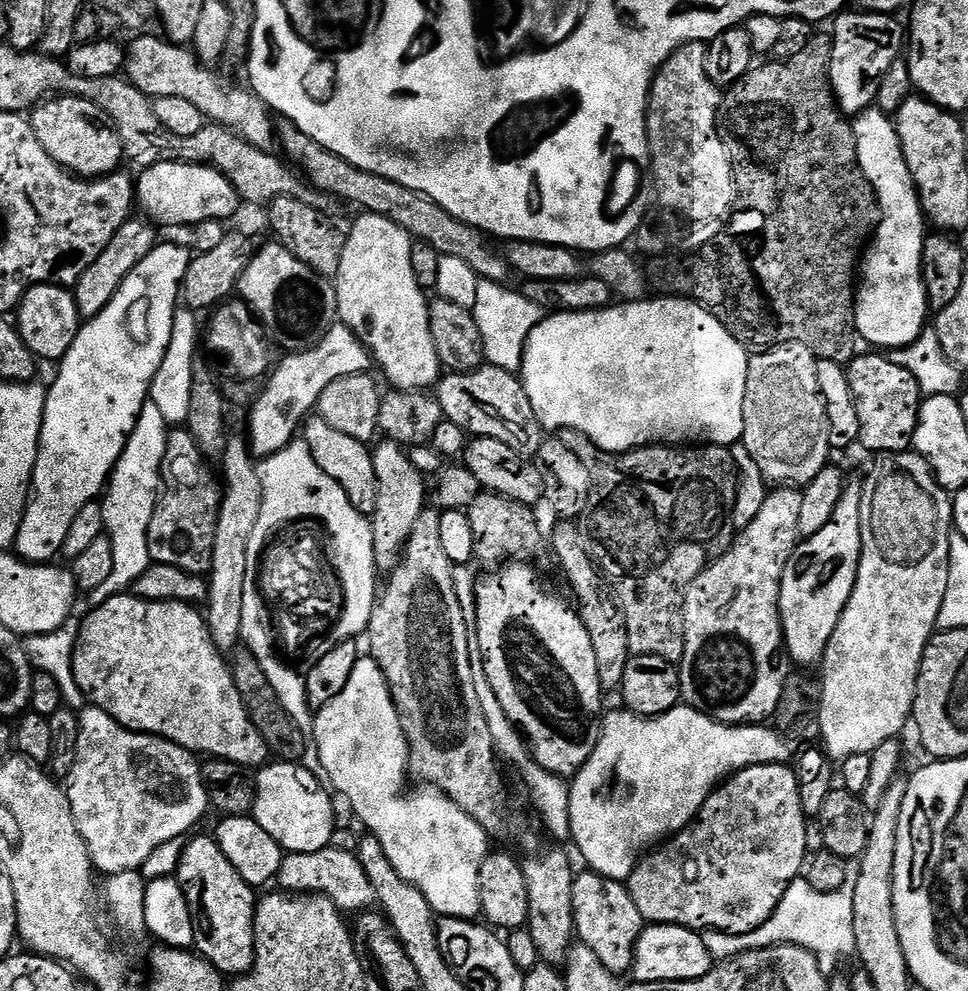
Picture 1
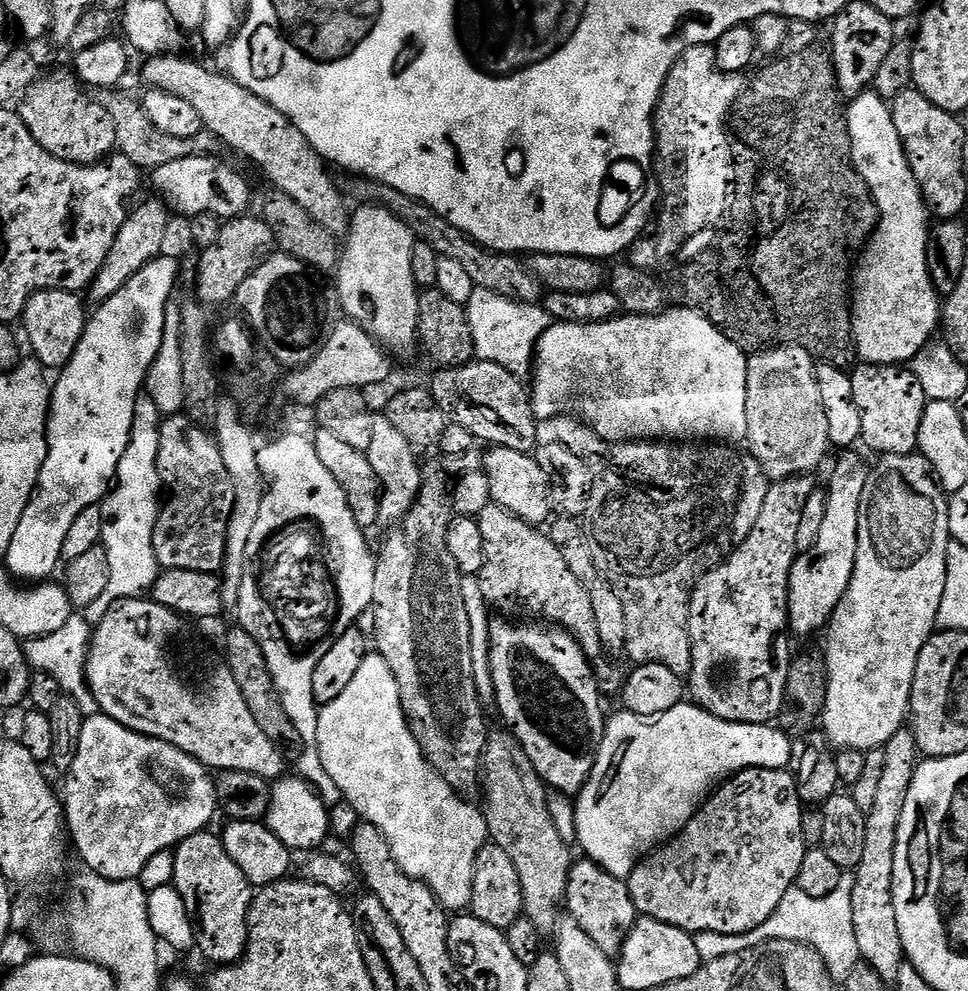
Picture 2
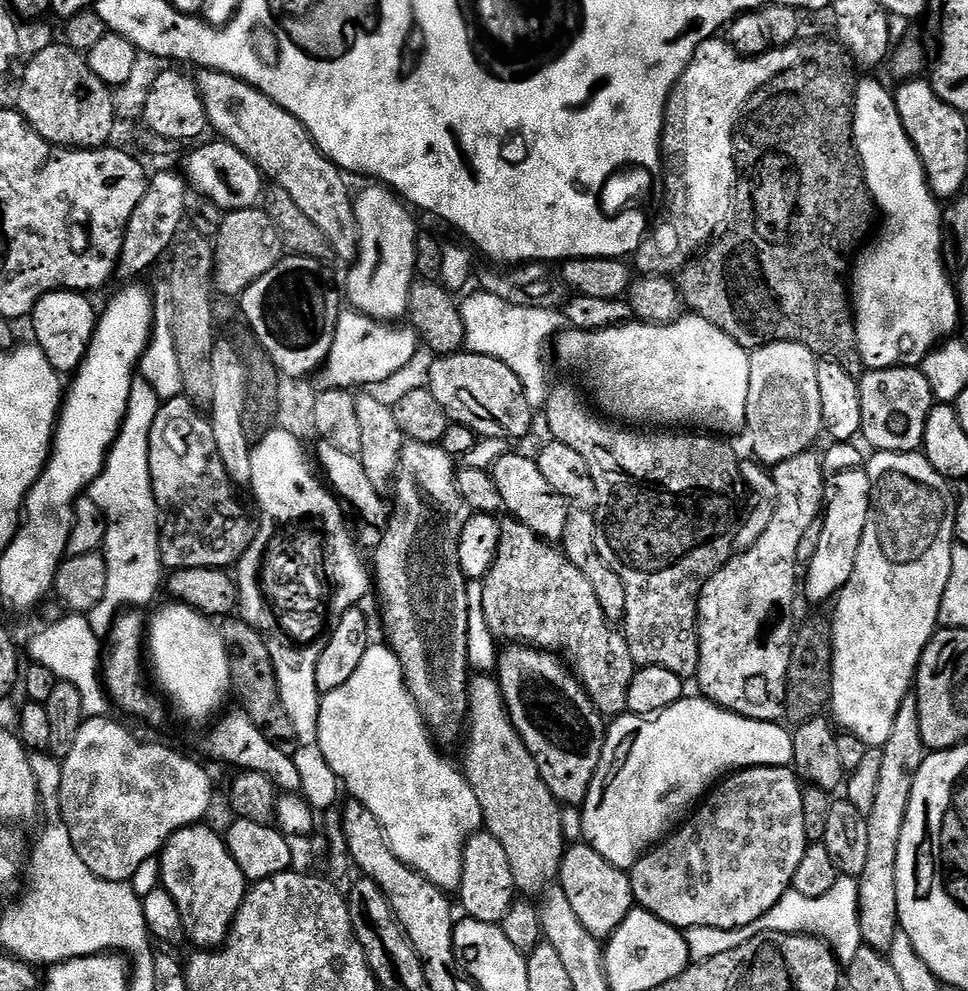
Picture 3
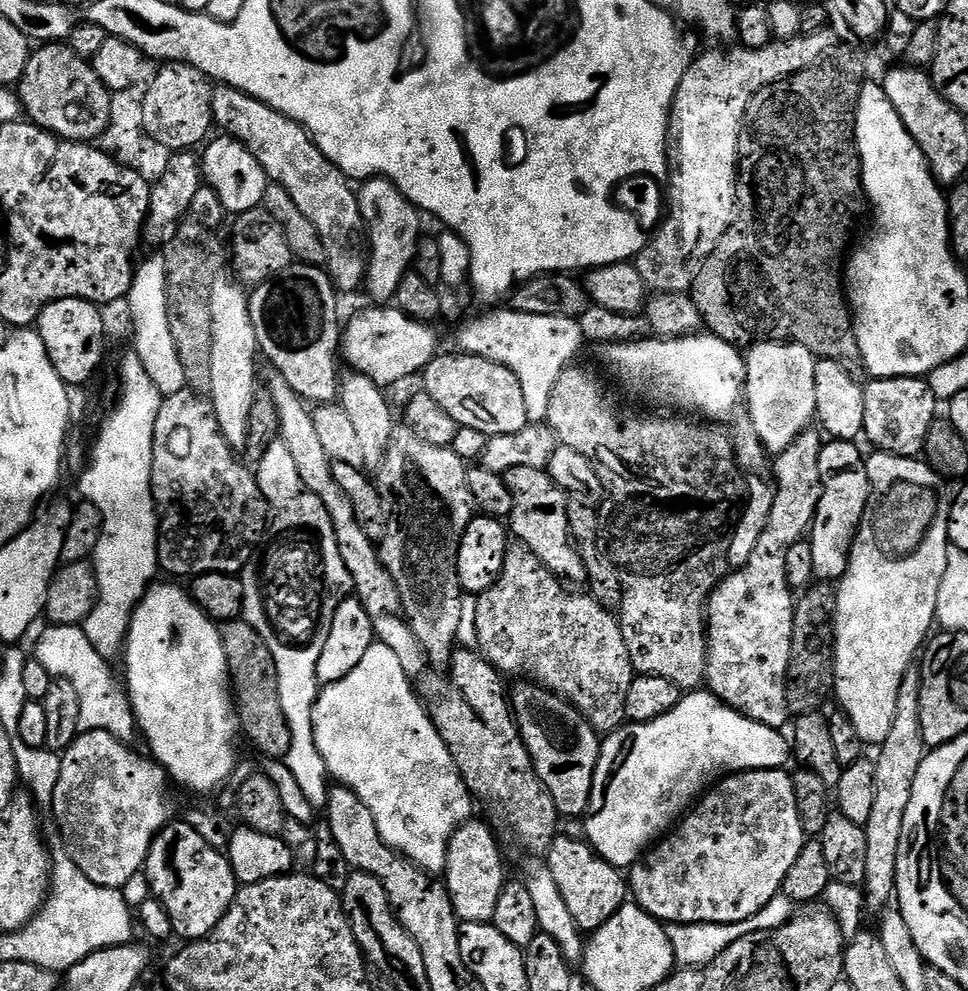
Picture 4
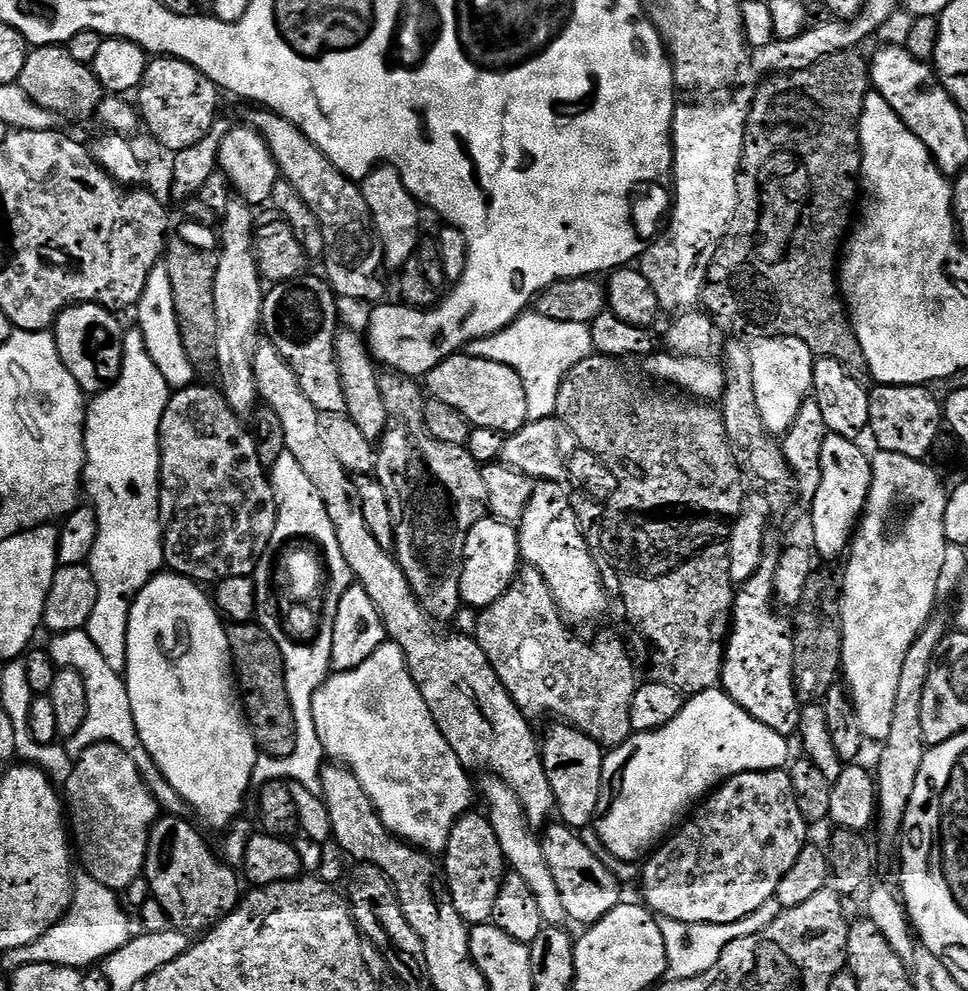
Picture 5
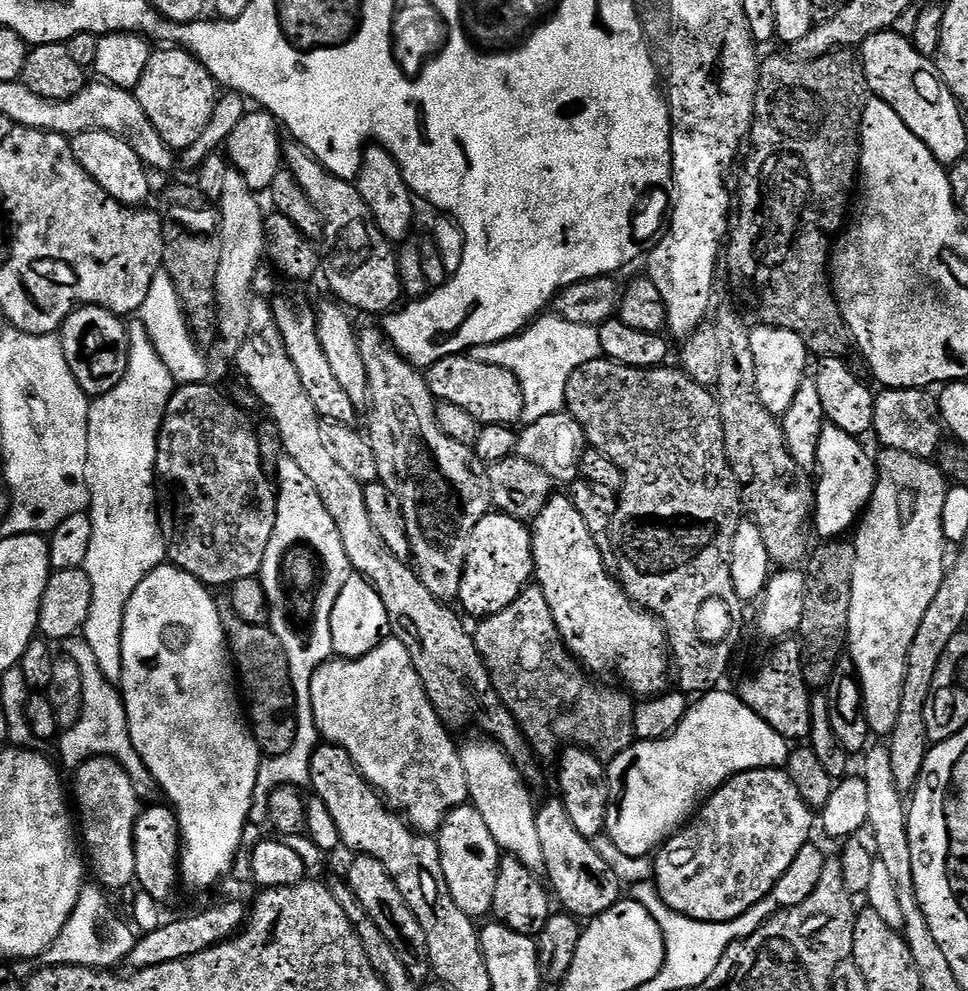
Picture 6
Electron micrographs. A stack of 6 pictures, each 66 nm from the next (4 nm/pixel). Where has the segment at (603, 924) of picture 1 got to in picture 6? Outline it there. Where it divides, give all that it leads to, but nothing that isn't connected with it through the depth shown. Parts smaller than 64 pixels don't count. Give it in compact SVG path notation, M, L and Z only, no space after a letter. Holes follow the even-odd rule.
M552 798L537 807L536 825L538 839L542 841L543 875L548 876L547 883L555 899L556 896L560 899L559 907L563 911L577 918L591 918L601 916L620 901L622 883L594 850L591 839L574 830L574 822L570 822L570 814L566 814L566 806L559 798Z

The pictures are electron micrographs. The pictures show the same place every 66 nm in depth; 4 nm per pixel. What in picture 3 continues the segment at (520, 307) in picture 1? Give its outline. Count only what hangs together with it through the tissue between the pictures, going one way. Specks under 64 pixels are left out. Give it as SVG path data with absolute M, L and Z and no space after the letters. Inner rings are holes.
M476 290L473 296L465 295L460 304L462 322L466 326L464 348L479 356L498 358L498 362L506 362L514 374L522 382L522 390L526 390L526 402L534 410L543 409L548 401L550 383L548 384L548 360L550 345L558 333L565 327L563 311L530 310L530 306L510 306L510 302L502 302L494 294Z

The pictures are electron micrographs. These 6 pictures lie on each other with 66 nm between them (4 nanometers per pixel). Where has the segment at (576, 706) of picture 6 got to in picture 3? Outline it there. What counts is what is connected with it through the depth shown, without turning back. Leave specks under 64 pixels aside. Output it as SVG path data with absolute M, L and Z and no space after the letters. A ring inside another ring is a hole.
M504 518L504 521L501 519L498 525L500 541L496 557L492 569L482 581L484 585L482 614L486 614L486 626L490 634L498 642L511 642L516 646L531 646L553 654L563 654L580 683L588 691L588 697L594 702L596 711L601 716L615 718L625 715L628 712L630 682L638 666L630 658L630 650L628 643L624 641L623 631L616 629L615 632L612 629L615 627L608 621L606 614L602 614L602 606L598 606L598 597L594 595L586 574L582 574L578 566L568 561L563 551L545 542L525 524Z

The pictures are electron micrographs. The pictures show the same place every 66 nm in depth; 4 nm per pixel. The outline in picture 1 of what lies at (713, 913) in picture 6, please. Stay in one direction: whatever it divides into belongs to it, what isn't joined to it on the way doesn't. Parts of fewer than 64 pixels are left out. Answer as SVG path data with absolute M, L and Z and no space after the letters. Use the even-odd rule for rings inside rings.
M787 763L779 764L759 764L753 768L744 768L735 776L723 781L716 791L708 796L708 800L702 806L702 810L692 819L692 823L687 824L680 832L671 837L663 846L649 851L637 863L626 881L626 887L630 898L634 898L634 906L645 918L645 921L652 924L677 924L683 928L693 930L715 930L718 932L730 932L739 934L742 932L755 932L758 928L763 928L764 924L772 917L778 902L786 894L786 890L791 886L793 880L801 875L806 864L808 852L806 850L806 826L808 820L802 810L802 802L798 794L798 782L795 771Z

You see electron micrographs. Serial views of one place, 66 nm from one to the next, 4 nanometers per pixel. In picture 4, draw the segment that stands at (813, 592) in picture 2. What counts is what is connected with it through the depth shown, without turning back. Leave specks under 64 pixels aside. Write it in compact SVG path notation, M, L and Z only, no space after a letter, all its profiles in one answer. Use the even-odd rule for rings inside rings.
M829 439L820 450L820 501L810 529L810 543L814 554L815 579L820 582L836 582L848 568L848 556L860 520L868 505L868 465L860 457L857 445L851 440Z

